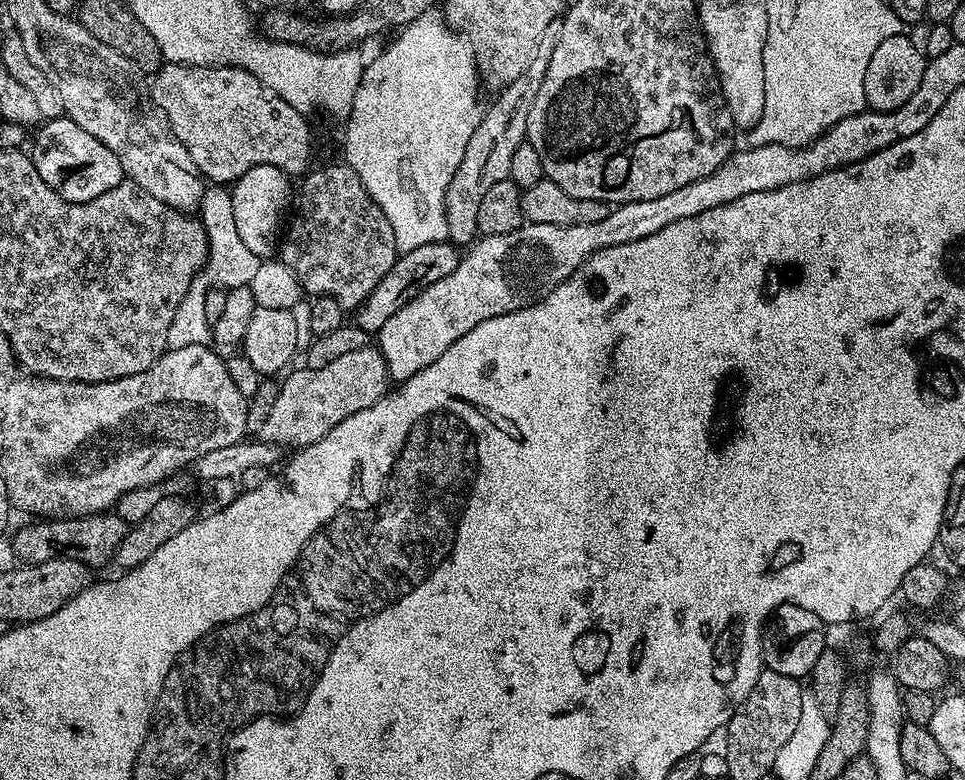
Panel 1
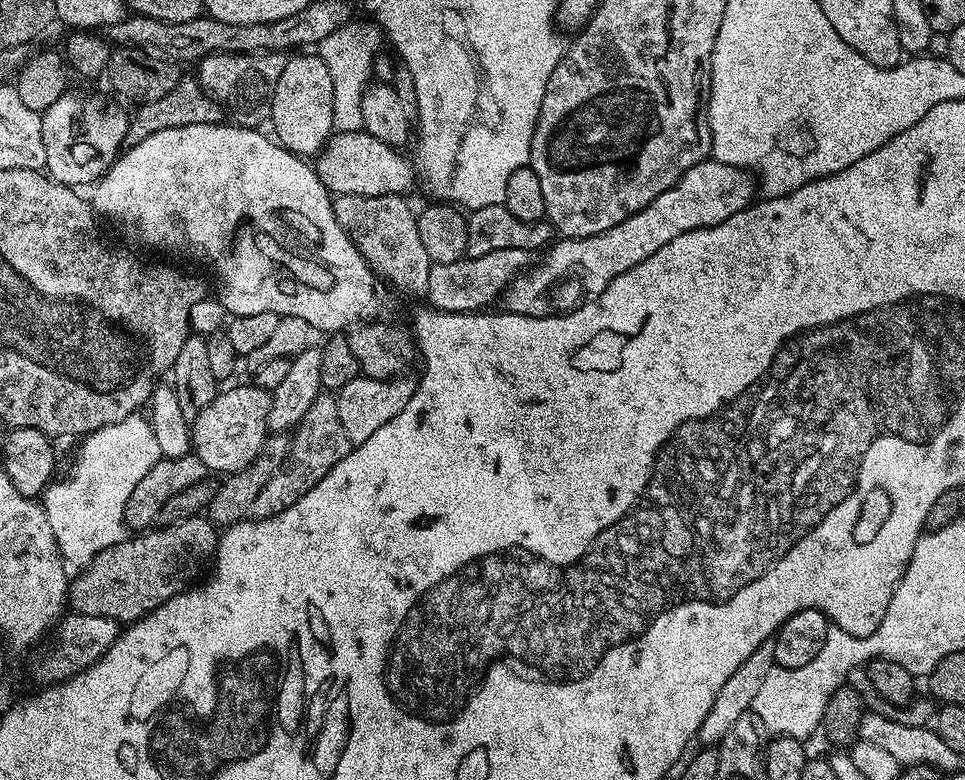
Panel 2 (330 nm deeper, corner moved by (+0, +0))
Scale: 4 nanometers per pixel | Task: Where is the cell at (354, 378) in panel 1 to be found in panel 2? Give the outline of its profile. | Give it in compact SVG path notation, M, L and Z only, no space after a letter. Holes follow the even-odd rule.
M318 395L310 410L306 411L305 417L291 433L287 464L278 470L278 474L274 474L274 478L270 478L262 494L254 498L251 515L257 520L265 520L282 514L282 510L294 506L294 502L298 502L302 494L322 482L322 478L326 478L326 474L330 474L330 470L334 470L334 466L338 466L338 462L342 462L342 458L346 458L353 447L350 438L346 438L346 430L342 430L342 418L338 416L335 395Z

